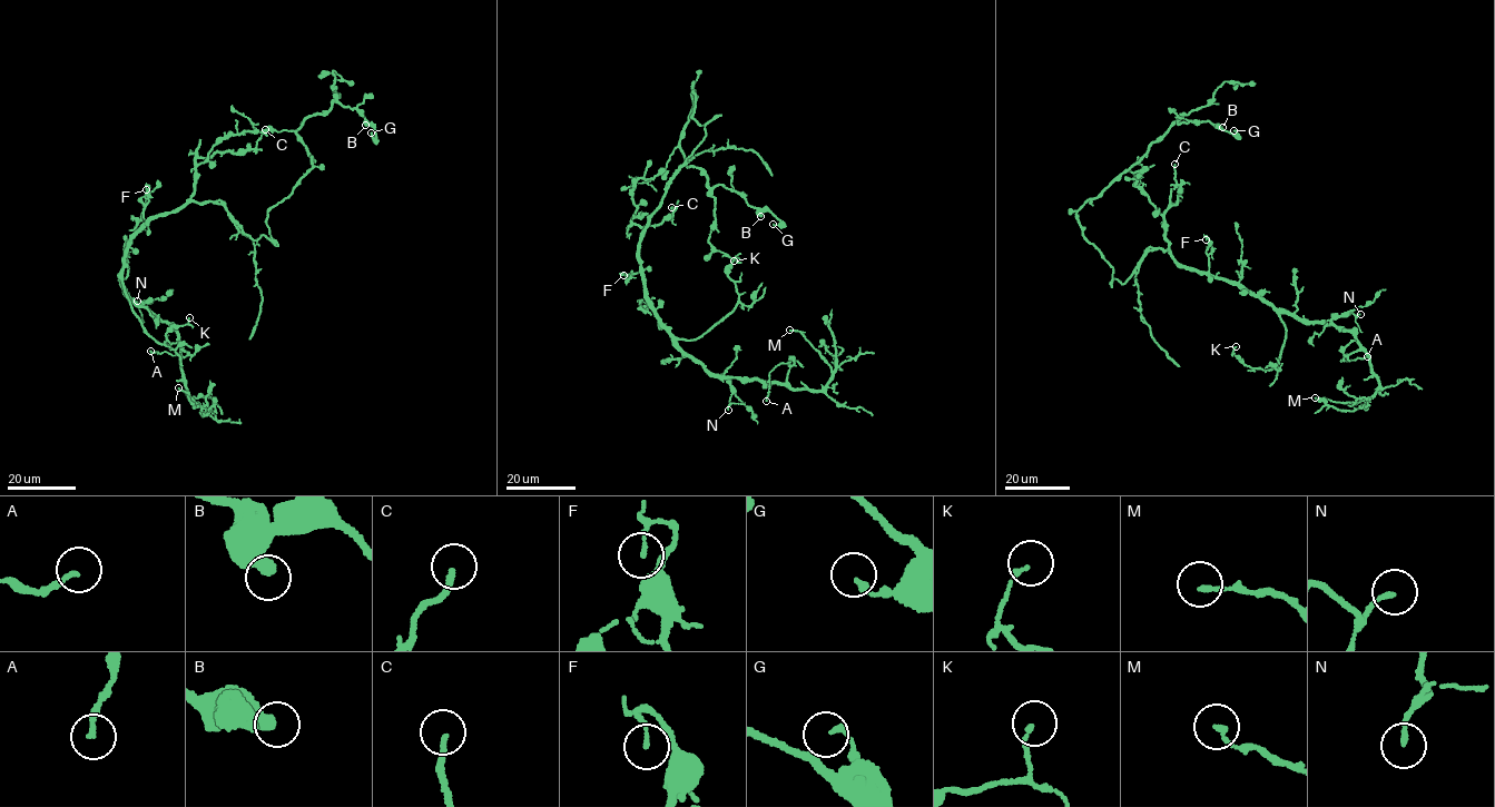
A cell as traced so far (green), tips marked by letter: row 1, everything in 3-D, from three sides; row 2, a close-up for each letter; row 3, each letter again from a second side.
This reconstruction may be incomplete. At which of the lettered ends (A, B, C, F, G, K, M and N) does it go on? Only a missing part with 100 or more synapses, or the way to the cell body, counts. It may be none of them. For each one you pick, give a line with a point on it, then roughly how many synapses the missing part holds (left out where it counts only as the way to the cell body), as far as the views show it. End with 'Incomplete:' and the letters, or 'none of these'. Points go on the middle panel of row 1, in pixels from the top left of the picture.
Incomplete: none of these

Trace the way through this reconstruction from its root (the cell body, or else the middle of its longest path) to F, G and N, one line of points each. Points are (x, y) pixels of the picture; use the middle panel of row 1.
F: (640, 240), (641, 271), (623, 275)
G: (640, 240), (649, 218), (635, 215), (633, 185), (665, 170), (677, 147), (710, 187), (737, 192), (773, 224)
N: (640, 240), (639, 263), (649, 306), (674, 345), (707, 371), (726, 379), (731, 392), (728, 410)

